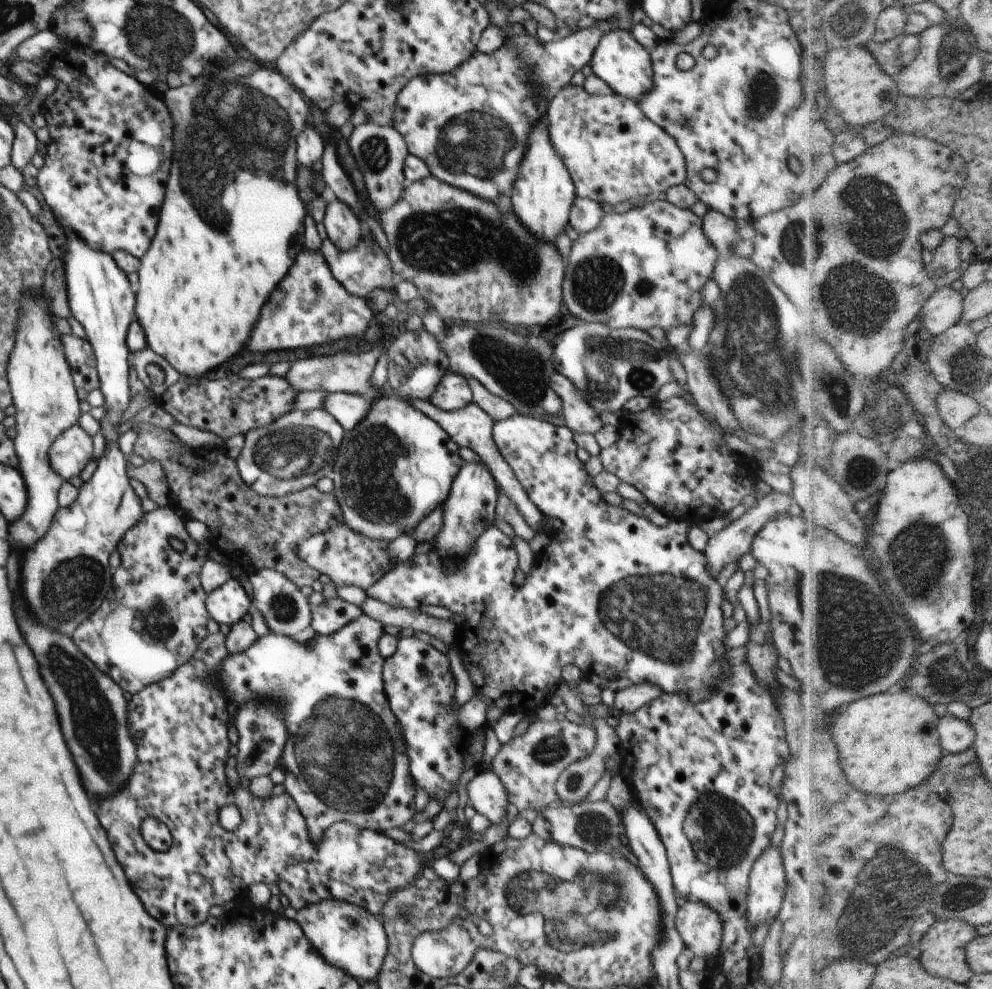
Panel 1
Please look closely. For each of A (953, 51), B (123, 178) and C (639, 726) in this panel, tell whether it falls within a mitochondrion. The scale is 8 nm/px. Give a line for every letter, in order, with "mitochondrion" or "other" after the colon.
A: mitochondrion
B: other
C: other

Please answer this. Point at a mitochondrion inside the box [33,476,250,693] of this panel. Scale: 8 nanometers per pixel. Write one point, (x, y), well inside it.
(70, 577)

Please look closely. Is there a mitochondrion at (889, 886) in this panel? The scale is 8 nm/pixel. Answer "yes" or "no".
yes

